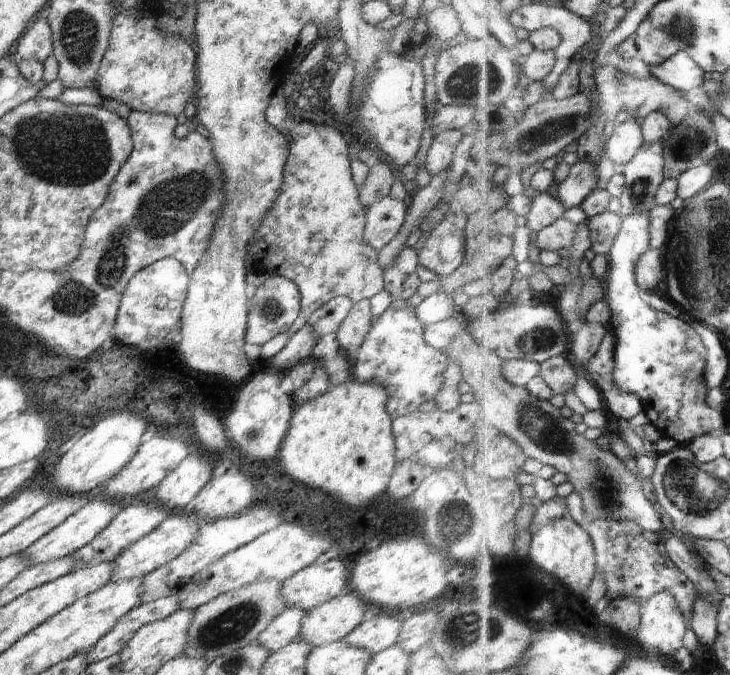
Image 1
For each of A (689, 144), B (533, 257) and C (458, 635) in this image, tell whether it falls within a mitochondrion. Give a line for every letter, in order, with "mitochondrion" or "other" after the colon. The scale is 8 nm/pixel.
A: mitochondrion
B: other
C: mitochondrion

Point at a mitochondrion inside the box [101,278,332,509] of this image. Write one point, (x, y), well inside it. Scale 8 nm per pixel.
(271, 310)

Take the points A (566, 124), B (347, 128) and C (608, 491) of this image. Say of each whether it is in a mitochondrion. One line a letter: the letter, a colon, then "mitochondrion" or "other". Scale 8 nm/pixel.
A: mitochondrion
B: other
C: mitochondrion

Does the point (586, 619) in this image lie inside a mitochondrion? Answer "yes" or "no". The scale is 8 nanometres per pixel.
no

